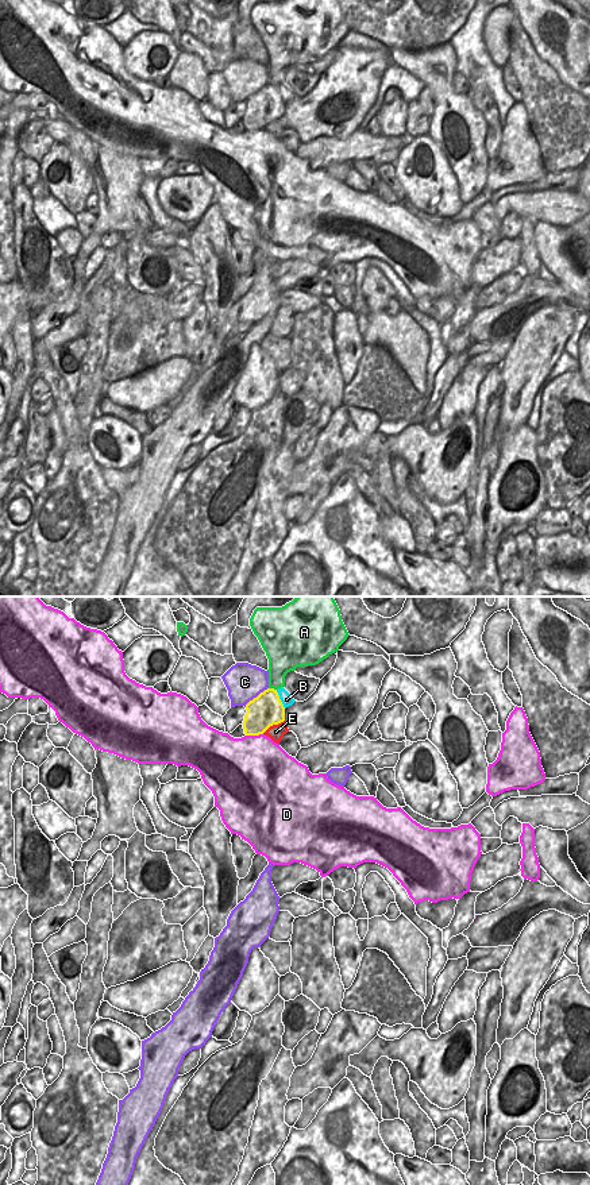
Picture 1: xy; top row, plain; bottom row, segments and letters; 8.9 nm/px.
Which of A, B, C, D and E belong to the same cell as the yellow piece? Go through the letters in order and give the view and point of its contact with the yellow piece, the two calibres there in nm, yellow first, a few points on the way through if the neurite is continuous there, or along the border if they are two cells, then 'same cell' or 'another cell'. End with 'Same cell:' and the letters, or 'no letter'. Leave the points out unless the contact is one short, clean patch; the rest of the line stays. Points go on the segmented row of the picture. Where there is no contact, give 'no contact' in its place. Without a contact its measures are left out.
A: xy (273, 689) | 300/220 nm | along xy (269, 687), (276, 690) | another cell
B: xy (280, 699) | 300/110 nm | along xy (276, 690), (285, 707) | another cell
C: xy (257, 697) | 300/340 nm | along xy (267, 687), (245, 706) | another cell
D: xy (254, 734) | 300/480 nm | another cell
E: xy (273, 724) | 300/140 nm | along xy (284, 720), (270, 725), (262, 733) | another cell
Same cell: no letter

